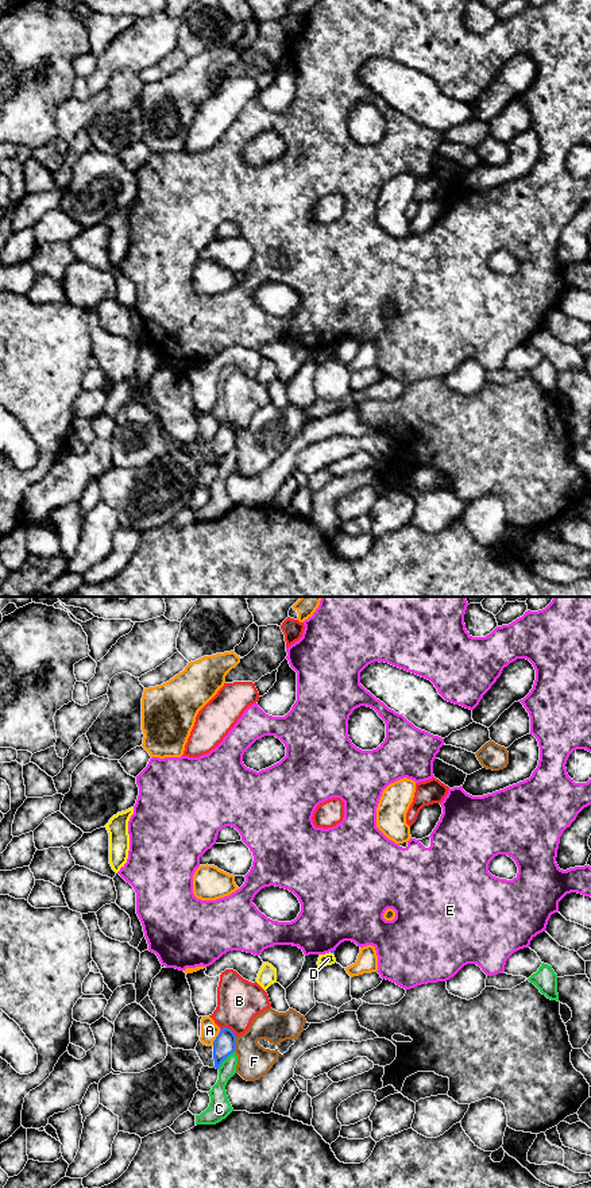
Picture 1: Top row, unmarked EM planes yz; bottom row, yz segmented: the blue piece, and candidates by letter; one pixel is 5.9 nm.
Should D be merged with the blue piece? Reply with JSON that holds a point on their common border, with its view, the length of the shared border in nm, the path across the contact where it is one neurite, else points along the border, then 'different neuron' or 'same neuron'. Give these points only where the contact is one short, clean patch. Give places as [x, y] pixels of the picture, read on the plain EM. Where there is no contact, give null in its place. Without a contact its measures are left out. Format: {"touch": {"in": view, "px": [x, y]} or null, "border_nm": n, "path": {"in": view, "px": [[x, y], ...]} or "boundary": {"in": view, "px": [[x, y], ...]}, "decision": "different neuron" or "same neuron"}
{"touch": {"in": "yz", "px": [332, 347]}, "border_nm": 40, "boundary": {"in": "yz", "px": [[329, 347], [333, 350]]}, "decision": "different neuron"}

